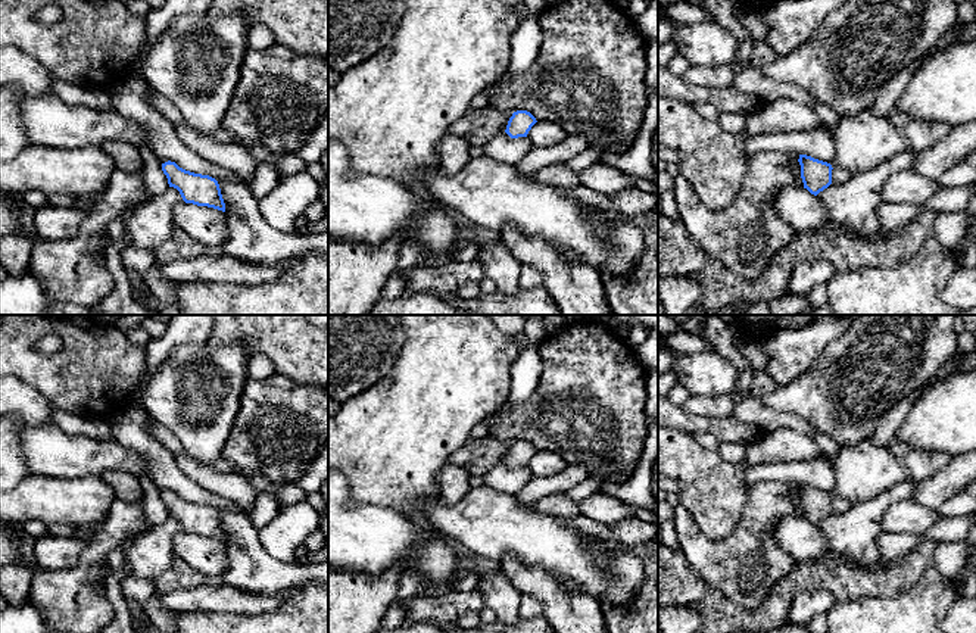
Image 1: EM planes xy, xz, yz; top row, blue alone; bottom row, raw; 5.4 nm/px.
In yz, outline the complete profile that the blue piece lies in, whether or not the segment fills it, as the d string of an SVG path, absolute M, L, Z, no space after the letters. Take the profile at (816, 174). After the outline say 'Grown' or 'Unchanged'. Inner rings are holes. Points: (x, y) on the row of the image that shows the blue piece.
M861 110L841 118L832 130L835 158L830 163L799 155L804 188L817 196L832 184L832 169L867 172L908 149L898 116Z. Grown

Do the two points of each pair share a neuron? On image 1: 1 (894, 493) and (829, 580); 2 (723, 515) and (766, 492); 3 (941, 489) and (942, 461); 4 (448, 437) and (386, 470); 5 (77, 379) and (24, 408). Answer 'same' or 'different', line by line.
1: different
2: different
3: different
4: same
5: different

